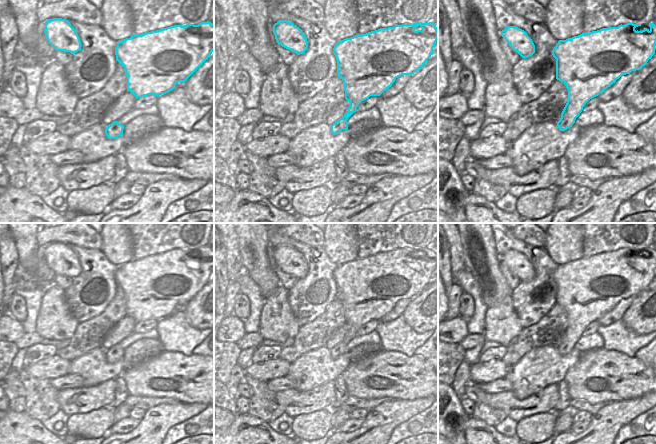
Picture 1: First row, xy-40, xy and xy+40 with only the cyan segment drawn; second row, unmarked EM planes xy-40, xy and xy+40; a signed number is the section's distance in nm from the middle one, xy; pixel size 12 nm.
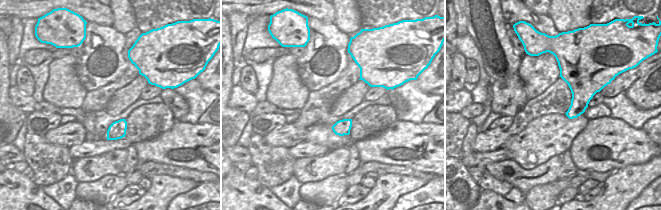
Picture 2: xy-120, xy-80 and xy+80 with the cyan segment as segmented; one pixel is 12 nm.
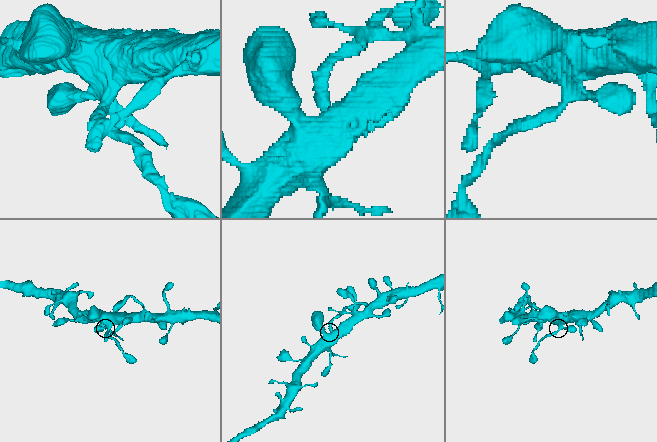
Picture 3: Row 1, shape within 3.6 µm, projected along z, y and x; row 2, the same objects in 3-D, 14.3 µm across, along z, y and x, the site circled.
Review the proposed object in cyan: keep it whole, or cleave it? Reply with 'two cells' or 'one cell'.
two cells

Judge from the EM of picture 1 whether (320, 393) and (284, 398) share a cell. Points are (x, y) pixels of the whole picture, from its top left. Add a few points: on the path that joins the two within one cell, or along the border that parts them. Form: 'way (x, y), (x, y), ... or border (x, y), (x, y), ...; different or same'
way (311, 398), (293, 398); same

